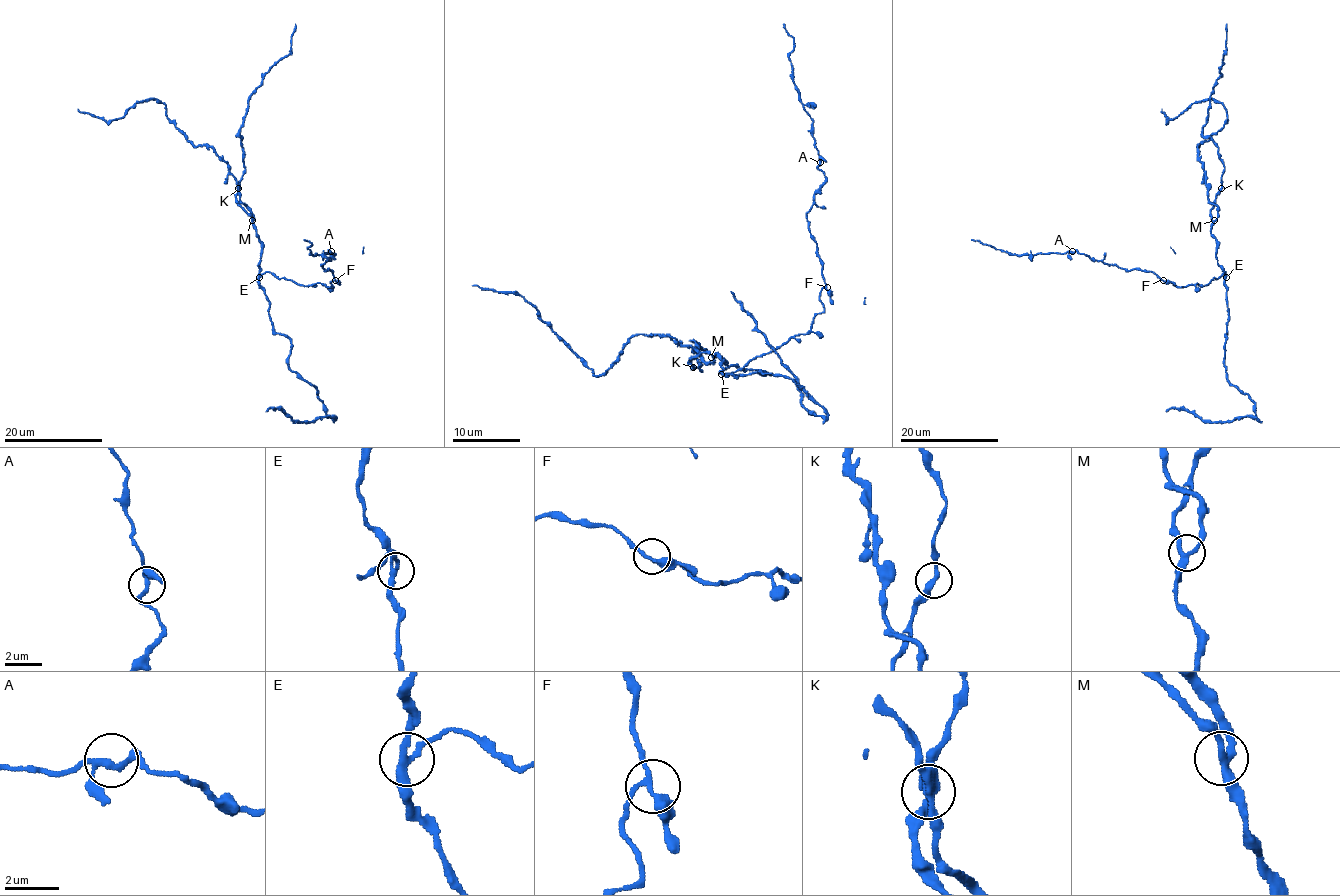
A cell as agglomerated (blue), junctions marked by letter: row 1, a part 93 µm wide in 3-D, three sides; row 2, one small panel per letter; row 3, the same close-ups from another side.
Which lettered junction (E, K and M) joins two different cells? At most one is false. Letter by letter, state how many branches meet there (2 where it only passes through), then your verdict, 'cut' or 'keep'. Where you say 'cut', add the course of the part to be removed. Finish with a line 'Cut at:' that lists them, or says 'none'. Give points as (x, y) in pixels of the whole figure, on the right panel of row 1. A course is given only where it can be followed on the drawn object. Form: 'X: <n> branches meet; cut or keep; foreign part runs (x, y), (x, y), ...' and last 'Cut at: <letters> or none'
E: 3 branches meet; cut; foreign part runs (1226, 277), (1223, 272), (1207, 285), (1179, 287), (1149, 271), (1126, 270), (1076, 251), (1013, 255), (971, 239)
K: 2 branches meet; keep
M: 3 branches meet; keep
Cut at: E

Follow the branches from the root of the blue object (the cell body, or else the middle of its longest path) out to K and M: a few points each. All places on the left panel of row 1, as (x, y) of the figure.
K: (259, 266), (261, 244), (252, 217), (236, 197), (238, 188)
M: (259, 266), (261, 244), (252, 220)

